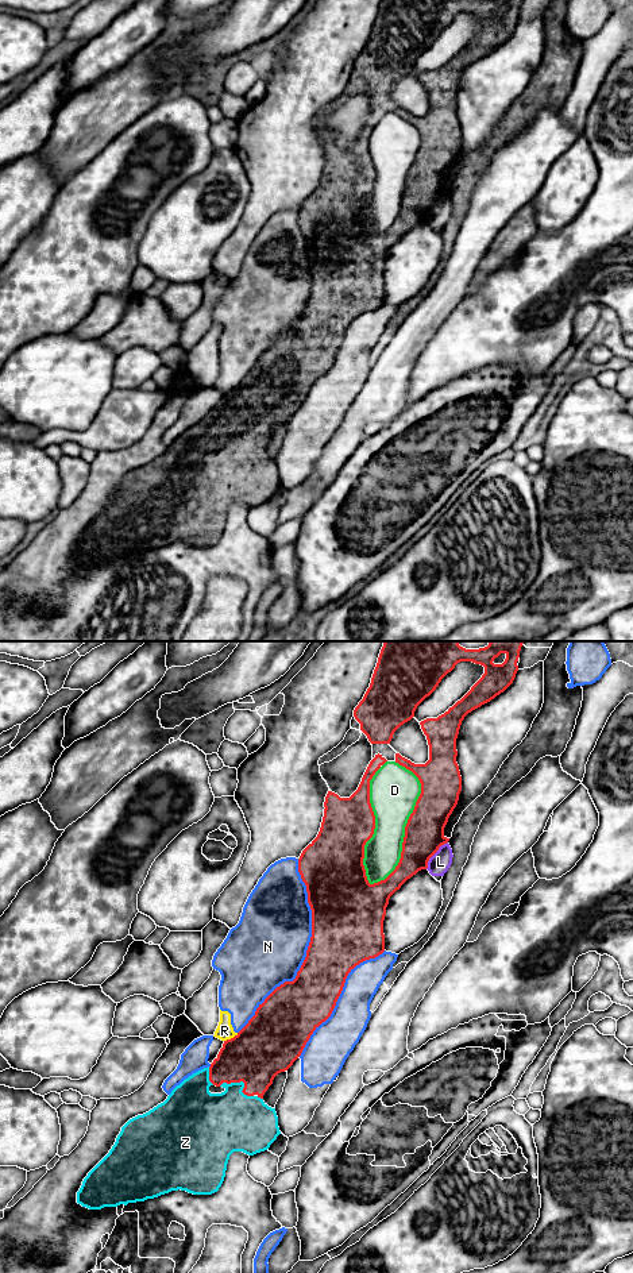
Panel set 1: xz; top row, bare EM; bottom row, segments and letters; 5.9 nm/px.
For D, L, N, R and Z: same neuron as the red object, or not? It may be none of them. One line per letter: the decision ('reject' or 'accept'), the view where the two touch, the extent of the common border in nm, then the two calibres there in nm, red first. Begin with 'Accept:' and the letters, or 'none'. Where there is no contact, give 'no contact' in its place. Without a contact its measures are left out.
Accept: Z
D: reject; contact in xz; length 750 nm; calibres 240 and 300 nm
L: reject; contact in xz; length 220 nm; calibres 240 and 120 nm
N: reject; contact in xz; length 1100 nm; calibres 400 and 460 nm
R: reject; contact in xz; length 100 nm; calibres 360 and 100 nm
Z: accept; contact in xz; length 220 nm; calibres 360 and 360 nm

